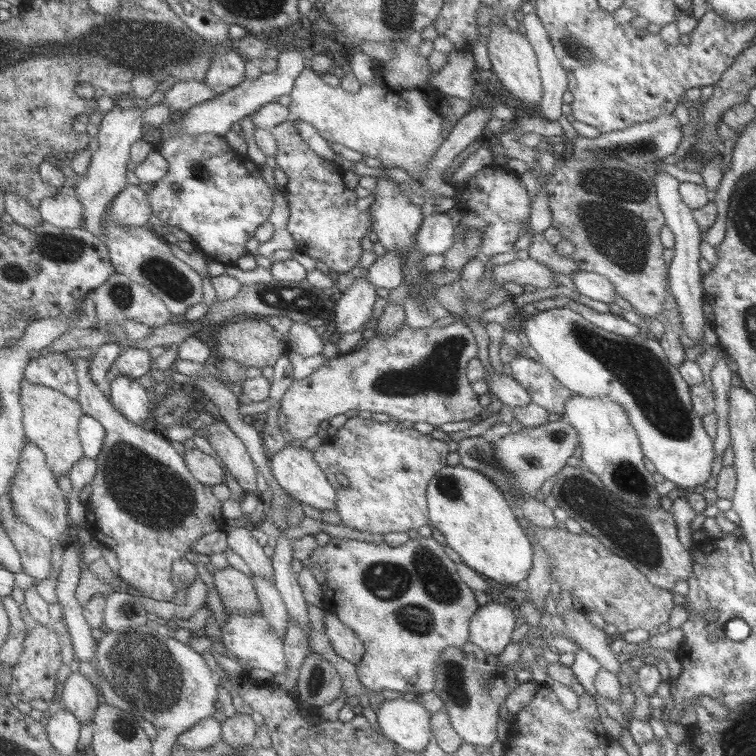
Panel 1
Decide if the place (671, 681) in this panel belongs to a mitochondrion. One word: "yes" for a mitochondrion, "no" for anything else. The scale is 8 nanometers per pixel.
no

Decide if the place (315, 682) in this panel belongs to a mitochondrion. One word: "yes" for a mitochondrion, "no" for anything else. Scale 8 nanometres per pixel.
yes

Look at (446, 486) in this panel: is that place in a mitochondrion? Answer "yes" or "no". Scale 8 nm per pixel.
yes

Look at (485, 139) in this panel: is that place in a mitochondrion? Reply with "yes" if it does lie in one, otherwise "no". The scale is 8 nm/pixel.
no

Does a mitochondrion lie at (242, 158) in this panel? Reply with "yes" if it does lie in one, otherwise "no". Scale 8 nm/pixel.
no

